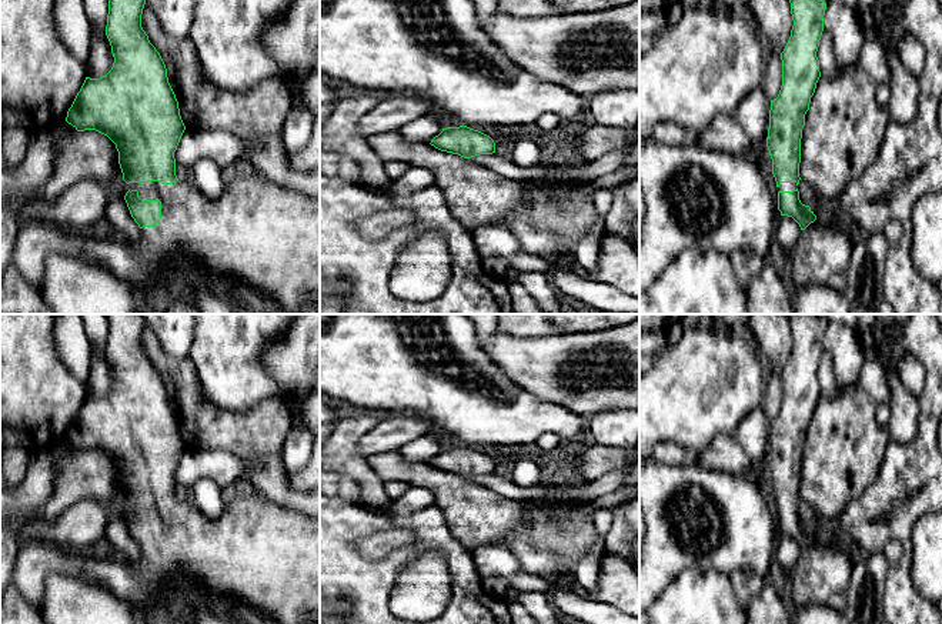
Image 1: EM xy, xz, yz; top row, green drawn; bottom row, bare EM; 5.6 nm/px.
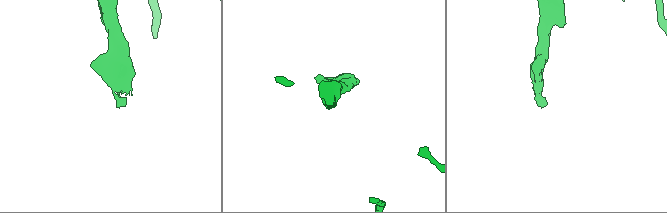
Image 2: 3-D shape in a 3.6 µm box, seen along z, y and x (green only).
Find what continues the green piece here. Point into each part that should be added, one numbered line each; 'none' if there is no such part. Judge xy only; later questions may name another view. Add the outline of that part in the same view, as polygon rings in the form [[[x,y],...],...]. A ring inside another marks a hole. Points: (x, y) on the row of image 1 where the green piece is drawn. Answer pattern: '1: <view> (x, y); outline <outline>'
1: xy (256, 233); outline [[[243,173],[227,181],[217,198],[207,197],[191,181],[128,183],[127,188],[137,190],[141,200],[161,201],[161,220],[156,227],[143,227],[140,240],[130,243],[40,221],[24,223],[11,263],[26,281],[39,287],[46,258],[61,253],[98,264],[116,277],[146,288],[158,278],[163,267],[178,266],[186,257],[206,266],[210,274],[221,274],[275,298],[285,314],[295,314],[305,300],[320,298],[320,197],[283,188],[260,173]]]

